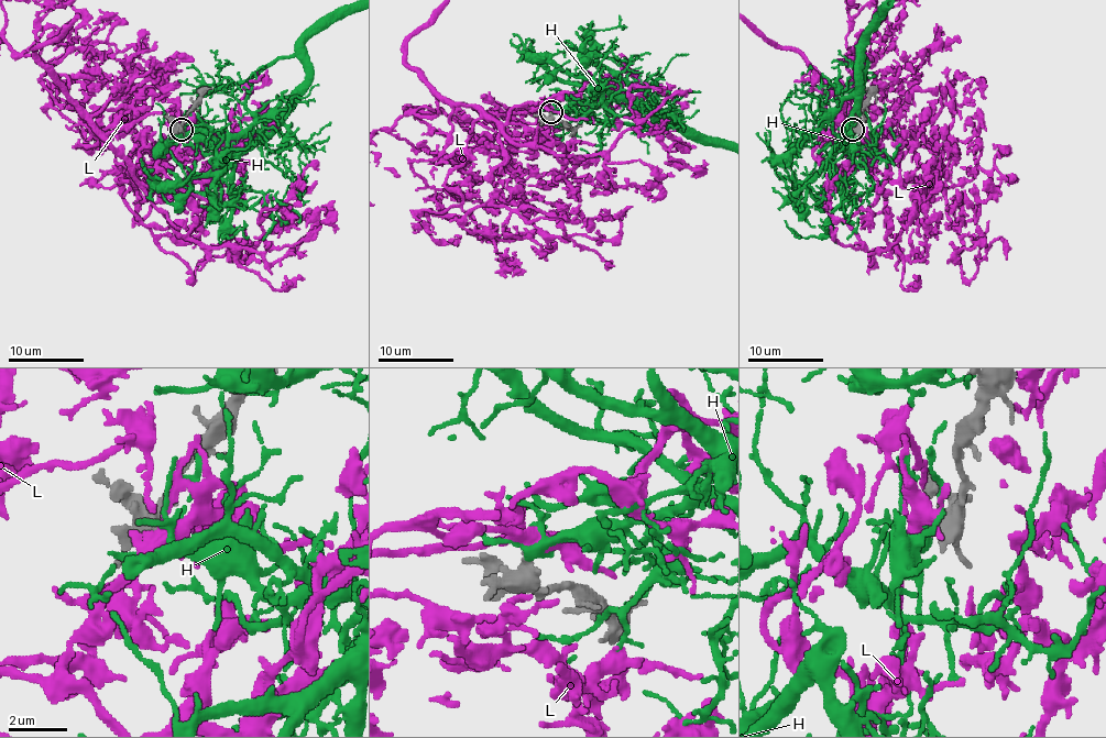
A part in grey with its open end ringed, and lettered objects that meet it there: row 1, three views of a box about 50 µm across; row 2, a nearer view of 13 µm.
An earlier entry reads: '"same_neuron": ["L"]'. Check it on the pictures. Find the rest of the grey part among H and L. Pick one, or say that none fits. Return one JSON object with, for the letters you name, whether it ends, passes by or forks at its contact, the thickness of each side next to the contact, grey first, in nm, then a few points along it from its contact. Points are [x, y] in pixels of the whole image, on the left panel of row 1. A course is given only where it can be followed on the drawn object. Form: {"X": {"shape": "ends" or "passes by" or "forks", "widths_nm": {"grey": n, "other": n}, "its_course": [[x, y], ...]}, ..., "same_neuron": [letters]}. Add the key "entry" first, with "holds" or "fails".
{"entry": "holds", "L": {"shape": "forks", "widths_nm": {"grey": 480, "other": 440}}, "same_neuron": ["L"]}

